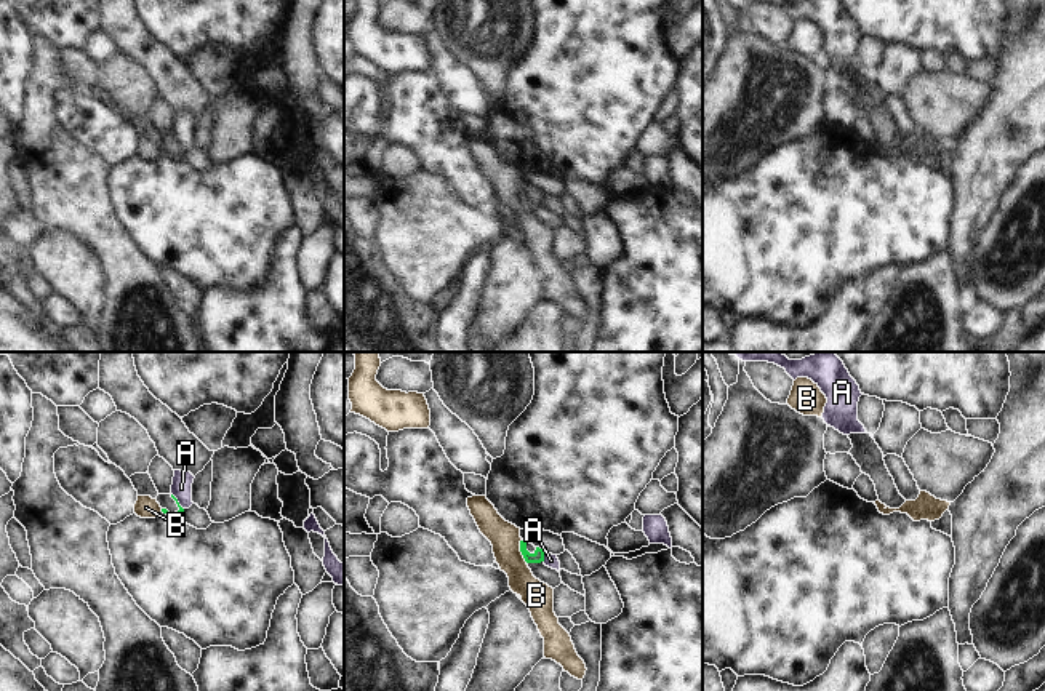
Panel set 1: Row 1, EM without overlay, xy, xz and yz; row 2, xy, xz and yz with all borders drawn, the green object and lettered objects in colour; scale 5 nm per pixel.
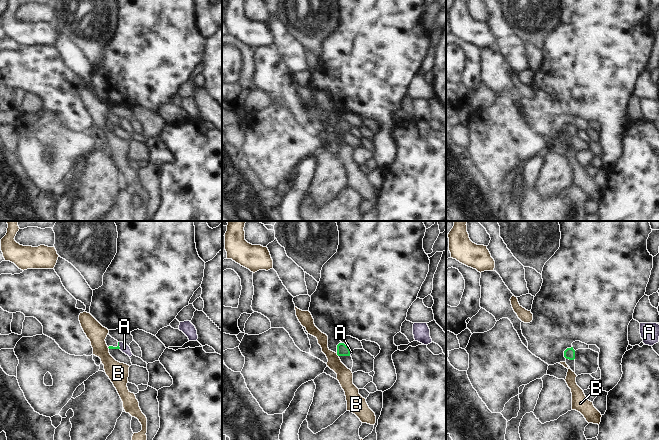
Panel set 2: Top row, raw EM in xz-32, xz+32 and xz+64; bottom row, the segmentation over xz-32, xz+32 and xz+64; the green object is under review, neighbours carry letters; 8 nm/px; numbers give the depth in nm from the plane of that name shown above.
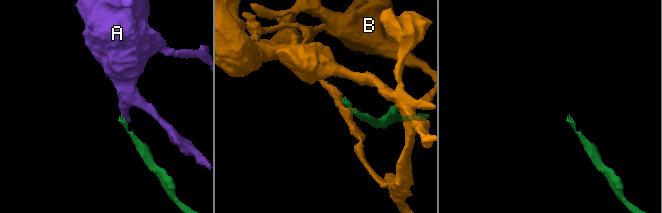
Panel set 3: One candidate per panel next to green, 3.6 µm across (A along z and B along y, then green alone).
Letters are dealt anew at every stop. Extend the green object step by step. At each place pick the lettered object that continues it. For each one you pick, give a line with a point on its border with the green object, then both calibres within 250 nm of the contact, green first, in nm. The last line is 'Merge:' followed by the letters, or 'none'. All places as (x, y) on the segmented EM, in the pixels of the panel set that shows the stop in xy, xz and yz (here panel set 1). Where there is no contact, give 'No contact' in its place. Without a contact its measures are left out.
Merge: none

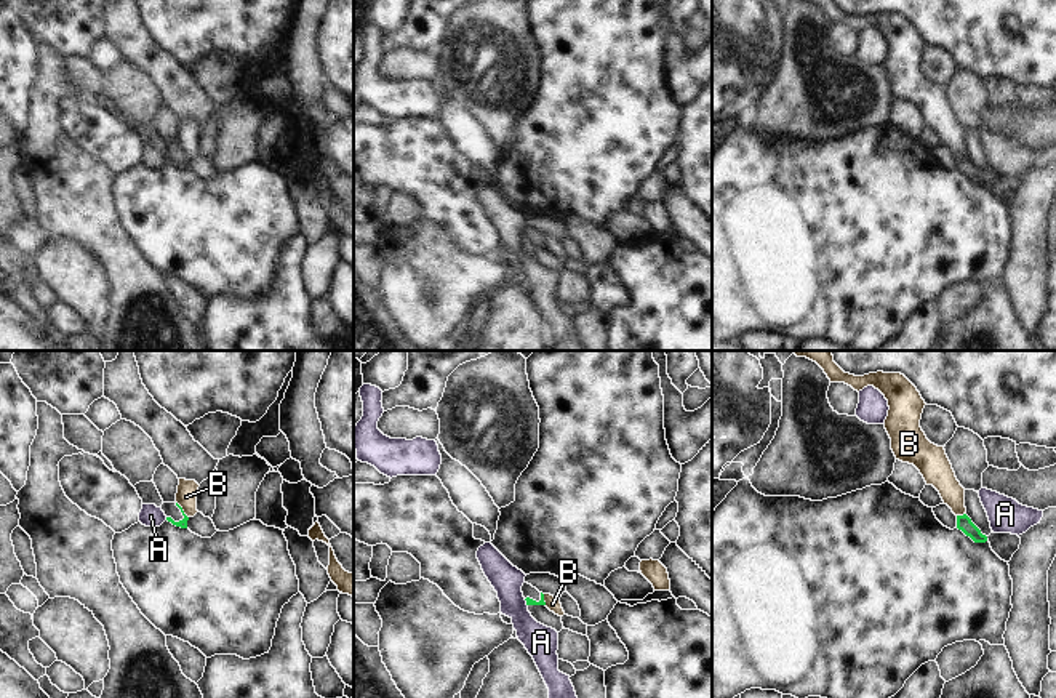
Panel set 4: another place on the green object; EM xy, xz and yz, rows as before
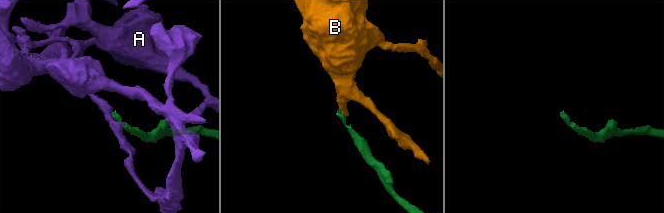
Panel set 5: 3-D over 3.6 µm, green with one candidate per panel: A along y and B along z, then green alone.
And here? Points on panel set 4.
Merge: none

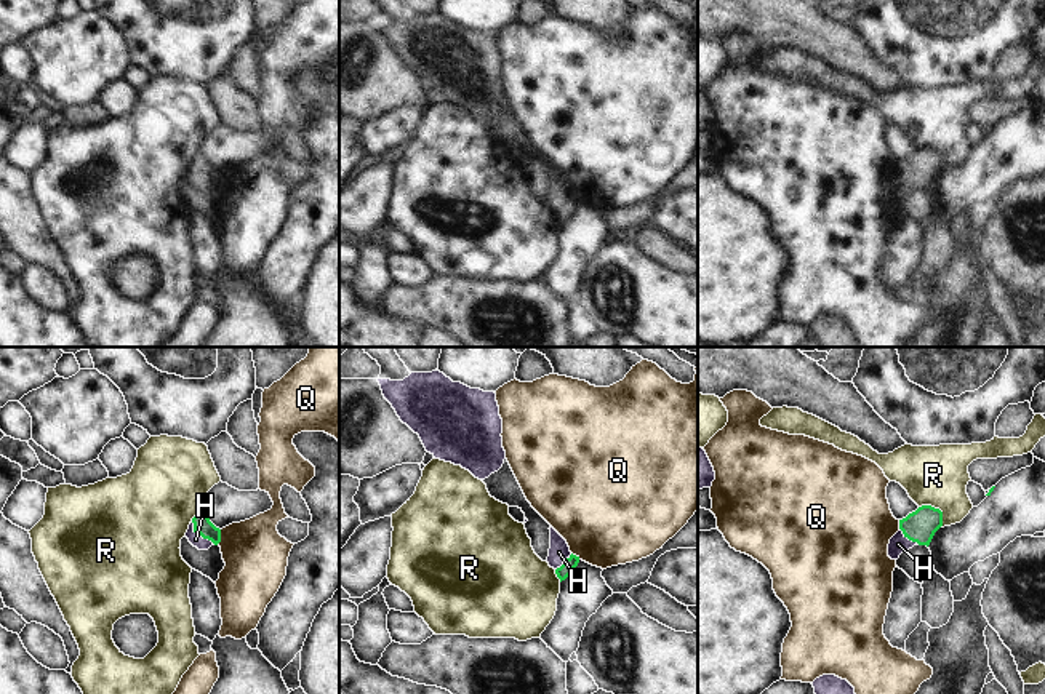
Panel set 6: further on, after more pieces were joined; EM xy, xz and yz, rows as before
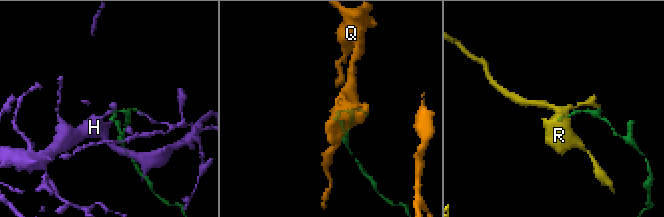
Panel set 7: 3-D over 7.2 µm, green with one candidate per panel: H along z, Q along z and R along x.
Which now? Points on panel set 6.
H: Touches green at xy (200, 534). Thickness 90 nm (green) against 70 nm
Merge: H

